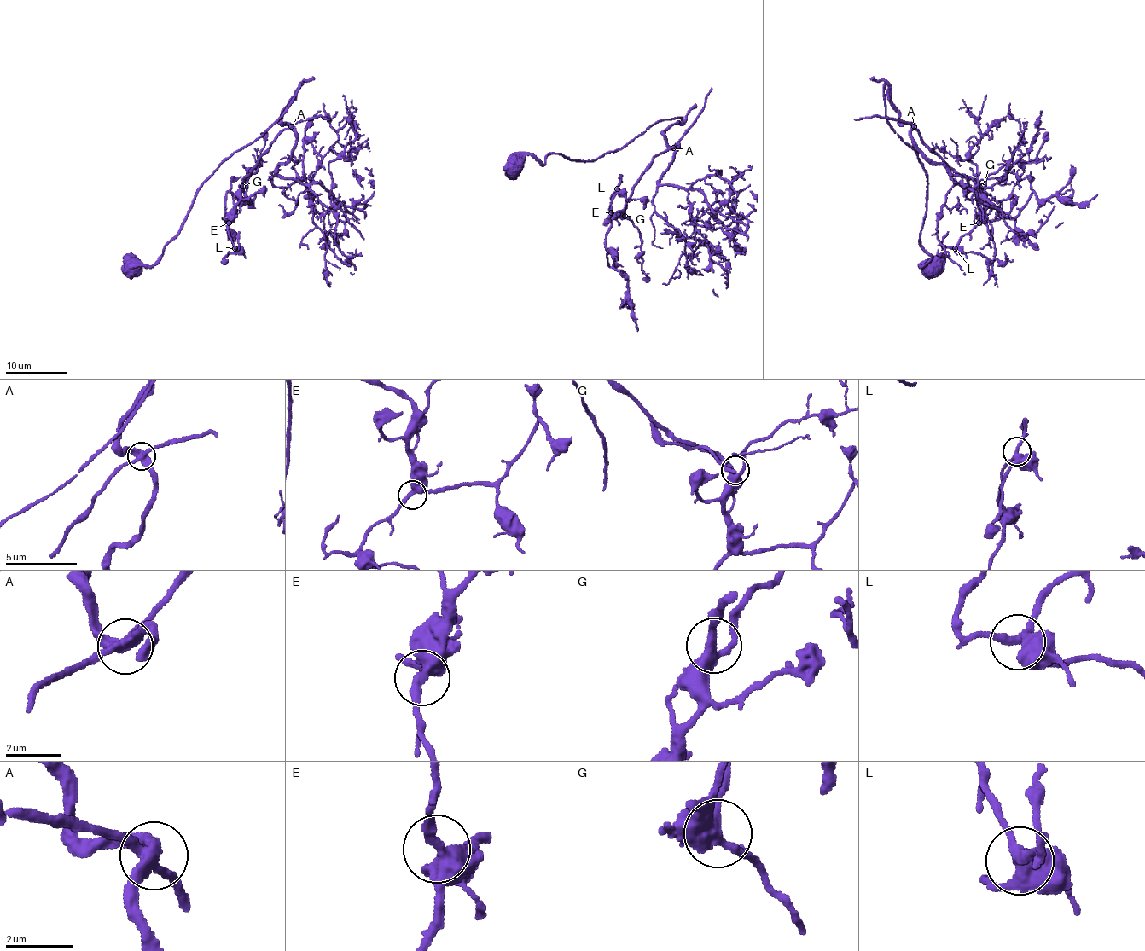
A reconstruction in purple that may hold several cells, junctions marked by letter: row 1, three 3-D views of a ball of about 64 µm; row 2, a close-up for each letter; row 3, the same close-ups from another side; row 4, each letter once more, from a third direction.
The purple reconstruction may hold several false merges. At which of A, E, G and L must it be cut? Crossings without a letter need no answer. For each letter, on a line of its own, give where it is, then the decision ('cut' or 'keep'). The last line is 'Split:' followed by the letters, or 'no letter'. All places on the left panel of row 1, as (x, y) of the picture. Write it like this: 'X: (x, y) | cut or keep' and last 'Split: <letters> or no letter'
A: (291, 126) | cut
E: (229, 223) | keep
G: (242, 186) | keep
L: (235, 248) | keep
Split: A

